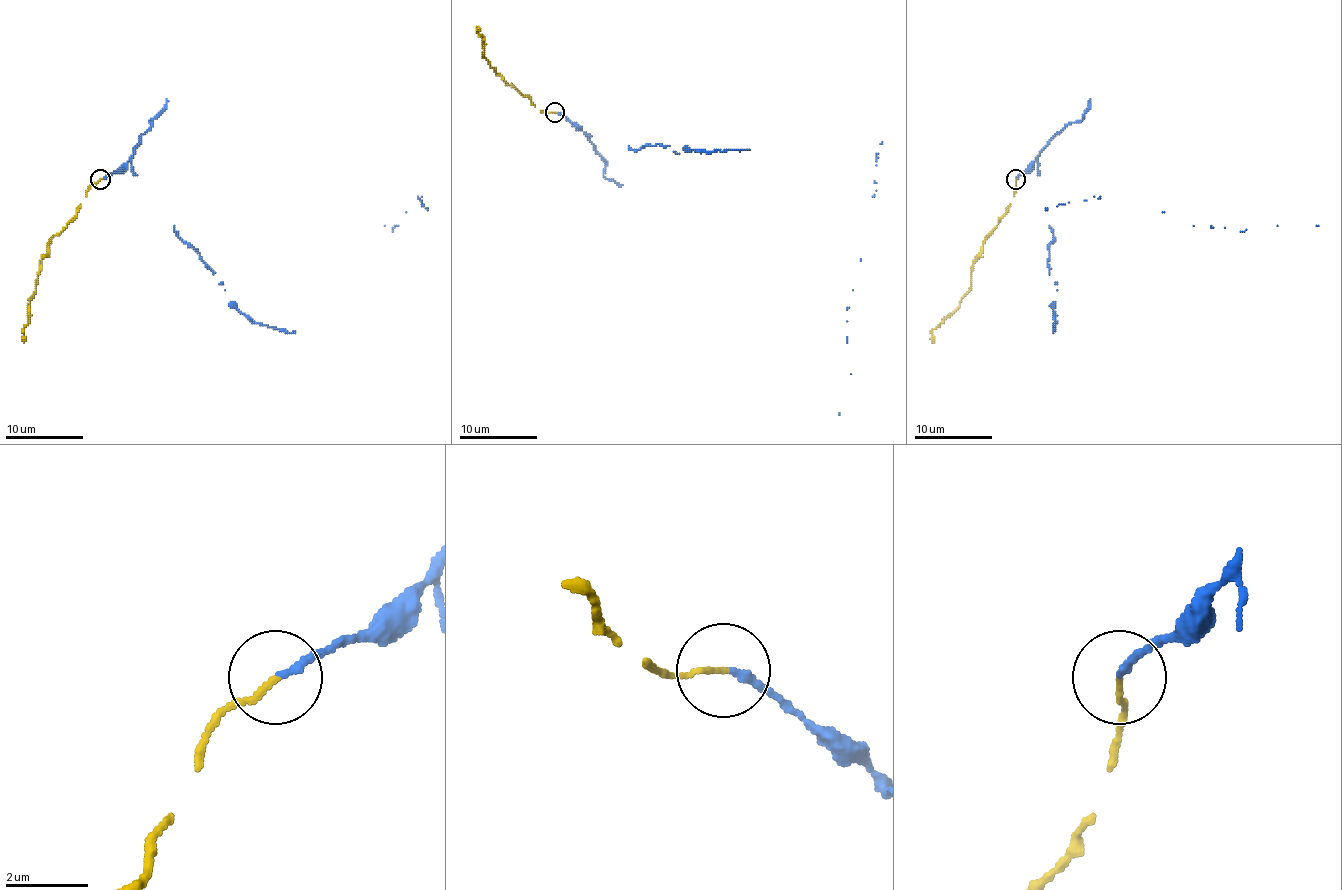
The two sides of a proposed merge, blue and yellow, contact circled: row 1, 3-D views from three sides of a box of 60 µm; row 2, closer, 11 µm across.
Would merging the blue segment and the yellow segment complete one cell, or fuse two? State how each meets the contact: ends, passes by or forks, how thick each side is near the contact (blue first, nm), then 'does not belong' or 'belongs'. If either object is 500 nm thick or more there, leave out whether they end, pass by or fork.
blue ends; yellow ends; calibres 160 and 120 nm; belongs

